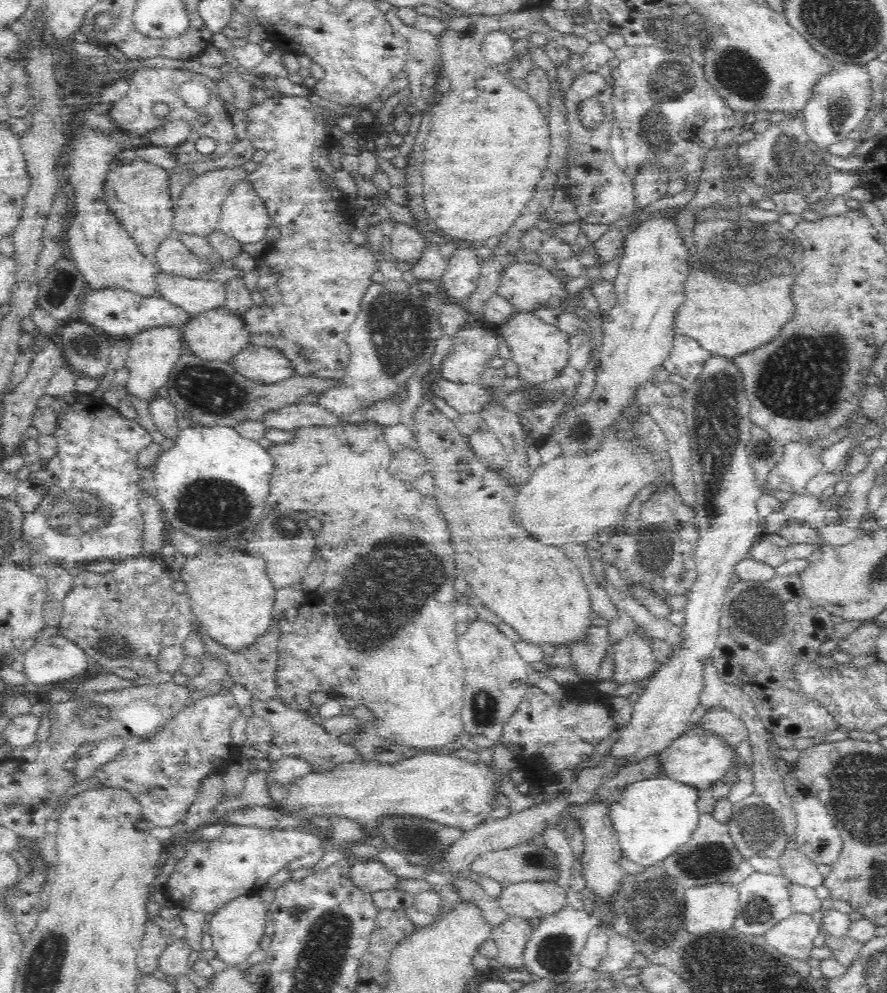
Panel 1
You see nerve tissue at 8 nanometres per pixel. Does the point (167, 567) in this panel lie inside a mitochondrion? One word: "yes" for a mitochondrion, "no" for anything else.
no

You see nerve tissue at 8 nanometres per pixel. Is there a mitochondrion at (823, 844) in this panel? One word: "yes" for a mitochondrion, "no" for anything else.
yes

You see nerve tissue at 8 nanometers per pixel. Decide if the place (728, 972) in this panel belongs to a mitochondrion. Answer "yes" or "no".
yes

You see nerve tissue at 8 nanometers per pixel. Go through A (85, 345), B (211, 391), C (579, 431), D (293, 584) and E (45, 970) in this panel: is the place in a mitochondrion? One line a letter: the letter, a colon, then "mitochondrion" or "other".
A: mitochondrion
B: mitochondrion
C: mitochondrion
D: other
E: mitochondrion

